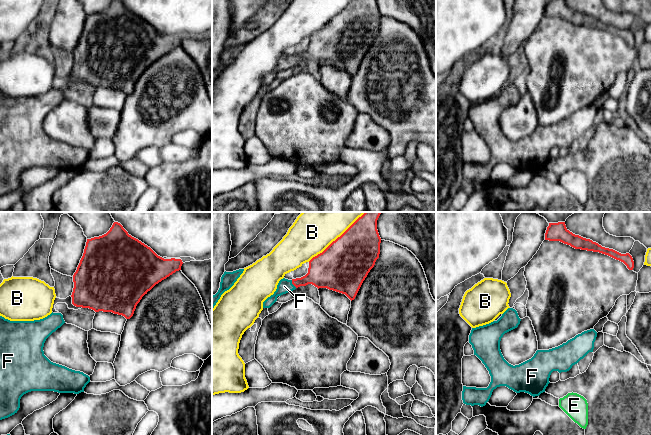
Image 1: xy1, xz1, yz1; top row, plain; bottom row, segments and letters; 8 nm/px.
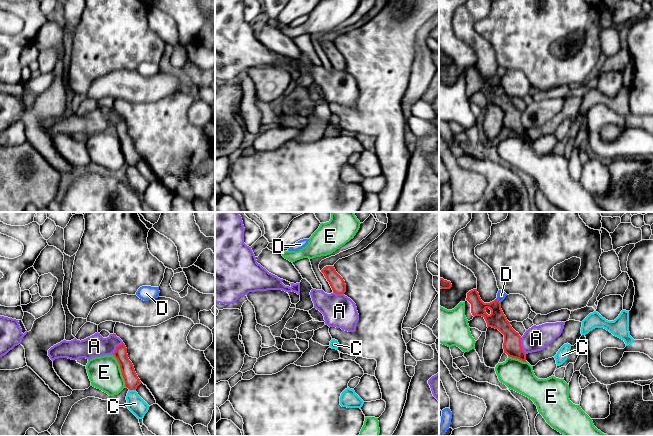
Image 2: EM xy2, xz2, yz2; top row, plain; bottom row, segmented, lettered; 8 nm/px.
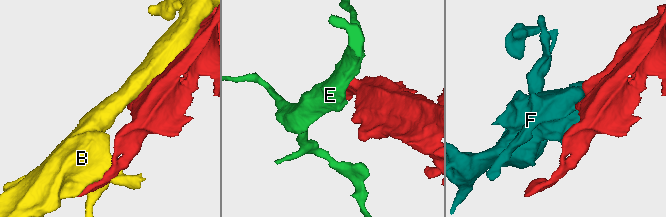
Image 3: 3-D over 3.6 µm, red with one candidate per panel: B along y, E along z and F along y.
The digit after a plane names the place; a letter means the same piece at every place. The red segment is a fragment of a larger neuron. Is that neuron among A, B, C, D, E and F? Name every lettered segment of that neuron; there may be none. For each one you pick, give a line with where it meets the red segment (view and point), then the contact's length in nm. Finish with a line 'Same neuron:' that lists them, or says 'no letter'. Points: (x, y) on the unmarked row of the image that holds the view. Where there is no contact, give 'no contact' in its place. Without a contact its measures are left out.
F: meets red in xz1 at (293, 60); contact 80 nm long
Same neuron: F

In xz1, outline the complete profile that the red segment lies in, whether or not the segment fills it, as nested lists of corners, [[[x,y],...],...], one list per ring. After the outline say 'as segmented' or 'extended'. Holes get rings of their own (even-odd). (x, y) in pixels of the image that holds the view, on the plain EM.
[[[352,0],[322,29],[309,37],[305,52],[281,55],[274,70],[263,78],[263,84],[270,84],[278,72],[308,60],[345,70],[351,77],[354,76],[379,34],[380,19],[377,0]]]; extended

